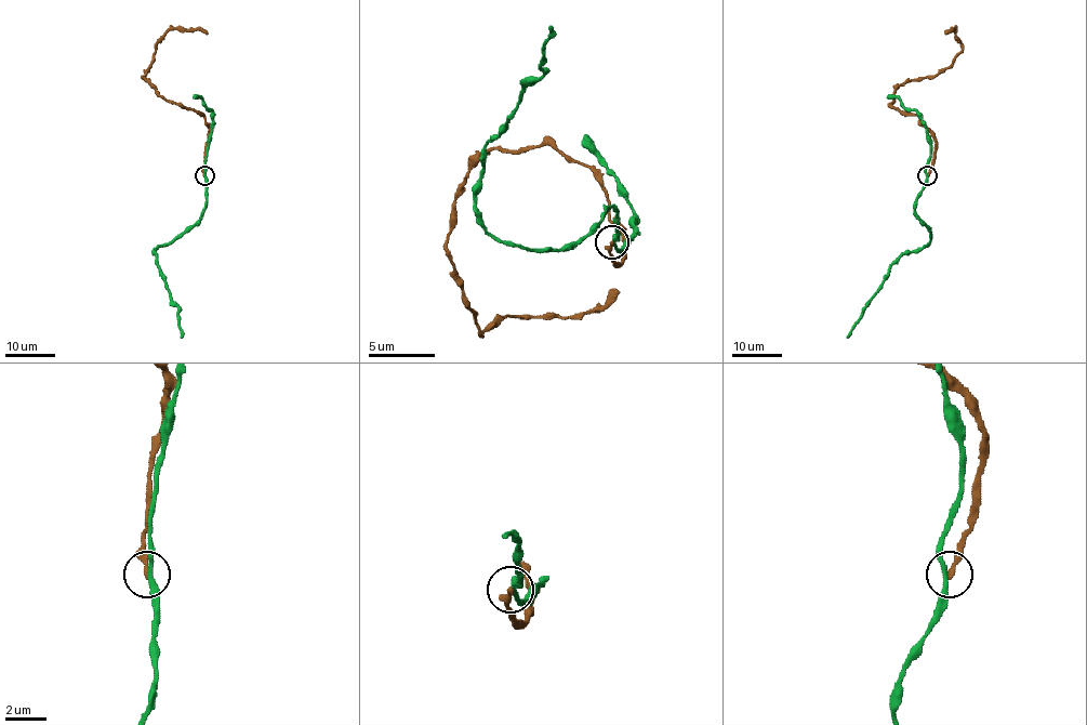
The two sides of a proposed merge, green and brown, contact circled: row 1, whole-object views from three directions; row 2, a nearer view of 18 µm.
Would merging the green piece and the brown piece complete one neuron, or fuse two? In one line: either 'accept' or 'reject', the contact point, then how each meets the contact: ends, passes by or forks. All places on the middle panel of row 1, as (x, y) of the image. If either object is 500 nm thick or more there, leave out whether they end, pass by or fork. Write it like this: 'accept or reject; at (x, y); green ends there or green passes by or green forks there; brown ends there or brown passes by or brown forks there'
reject; at (611, 242); green passes by; brown ends there

